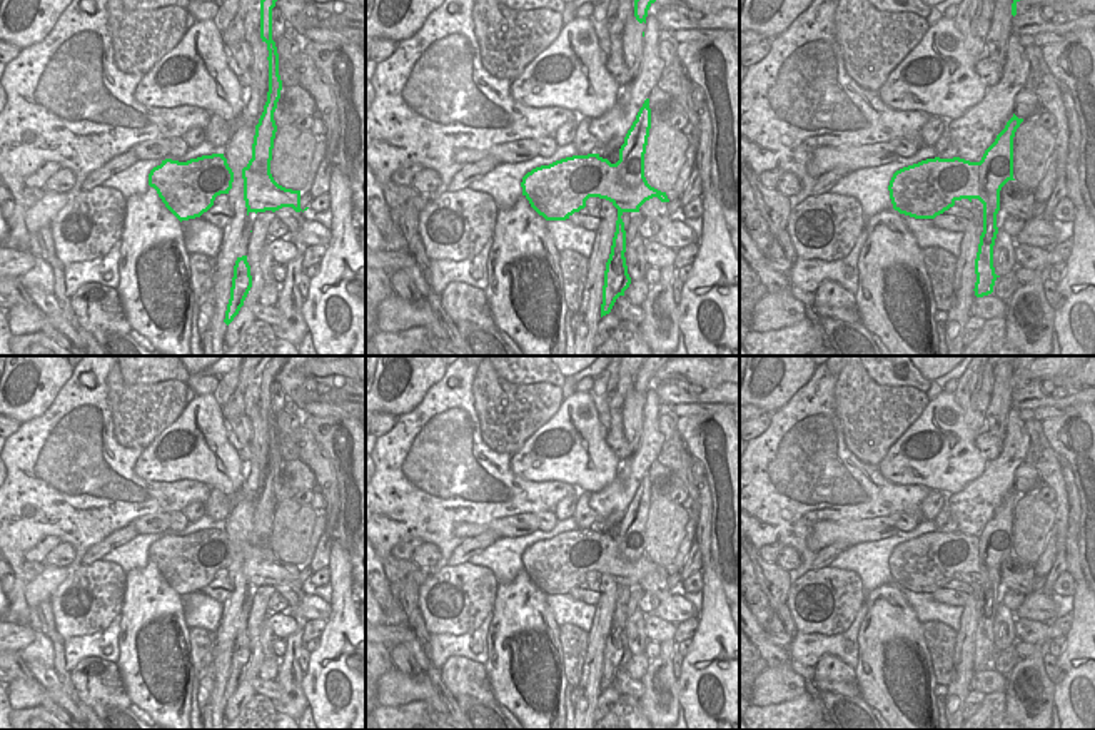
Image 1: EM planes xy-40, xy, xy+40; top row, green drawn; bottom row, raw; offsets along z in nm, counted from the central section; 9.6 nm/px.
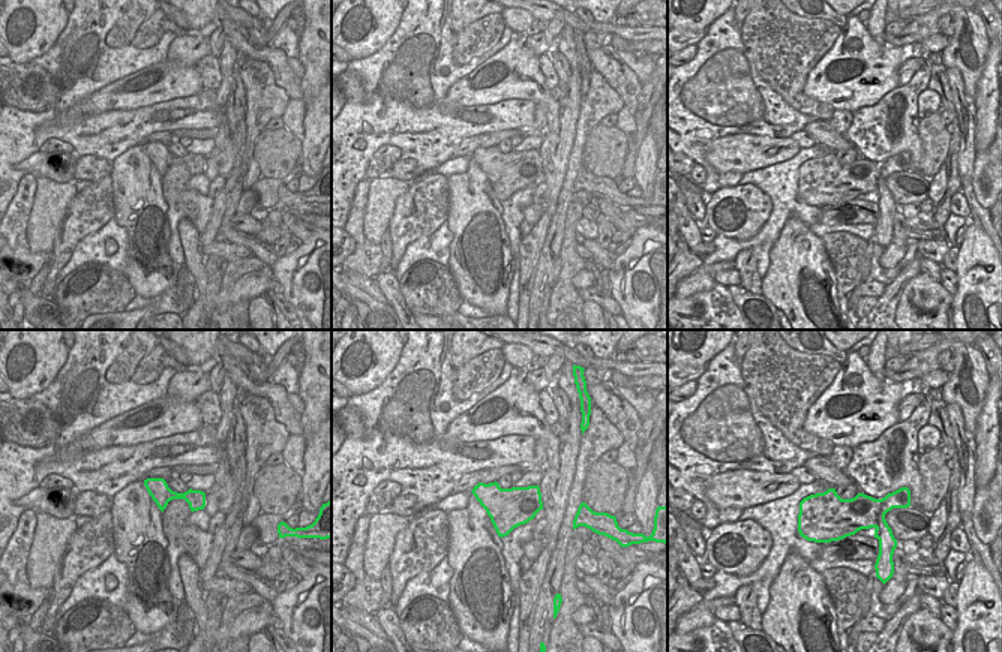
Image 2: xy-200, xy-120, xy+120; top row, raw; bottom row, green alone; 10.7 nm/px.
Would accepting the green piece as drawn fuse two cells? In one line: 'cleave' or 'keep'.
cleave

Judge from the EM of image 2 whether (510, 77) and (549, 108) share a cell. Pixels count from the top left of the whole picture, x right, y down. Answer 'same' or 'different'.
same

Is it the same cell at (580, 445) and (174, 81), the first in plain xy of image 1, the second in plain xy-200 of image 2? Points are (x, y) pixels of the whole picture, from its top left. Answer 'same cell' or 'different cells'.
same cell

